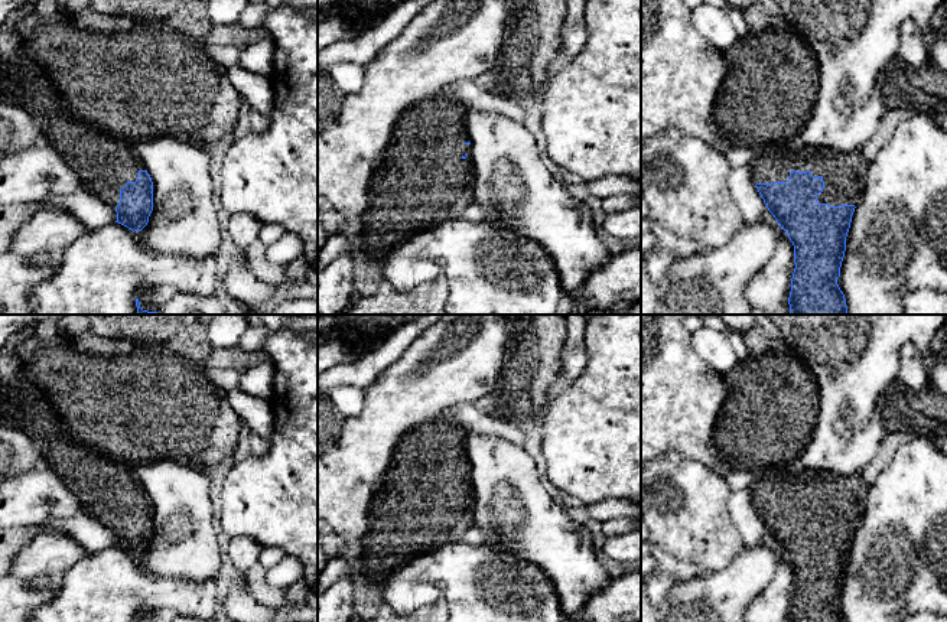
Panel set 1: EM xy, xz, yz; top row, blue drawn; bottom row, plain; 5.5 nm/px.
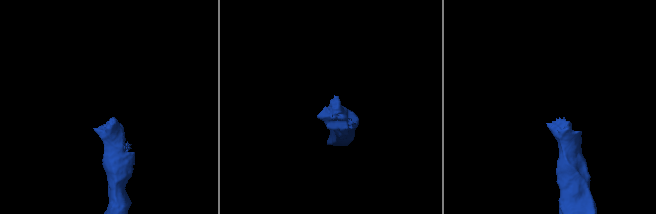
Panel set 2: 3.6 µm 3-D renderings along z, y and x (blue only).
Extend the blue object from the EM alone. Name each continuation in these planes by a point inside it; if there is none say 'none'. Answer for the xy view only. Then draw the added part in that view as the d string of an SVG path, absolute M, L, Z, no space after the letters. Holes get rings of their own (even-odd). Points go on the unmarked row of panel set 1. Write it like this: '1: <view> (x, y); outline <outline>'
1: xy (104, 487); outline M14 346L0 349L0 421L4 426L23 432L39 449L40 460L61 476L84 511L113 531L120 525L120 512L124 511L127 505L136 505L137 496L146 494L133 468L111 459L97 449L78 443L71 437L46 394L26 378L23 362Z

